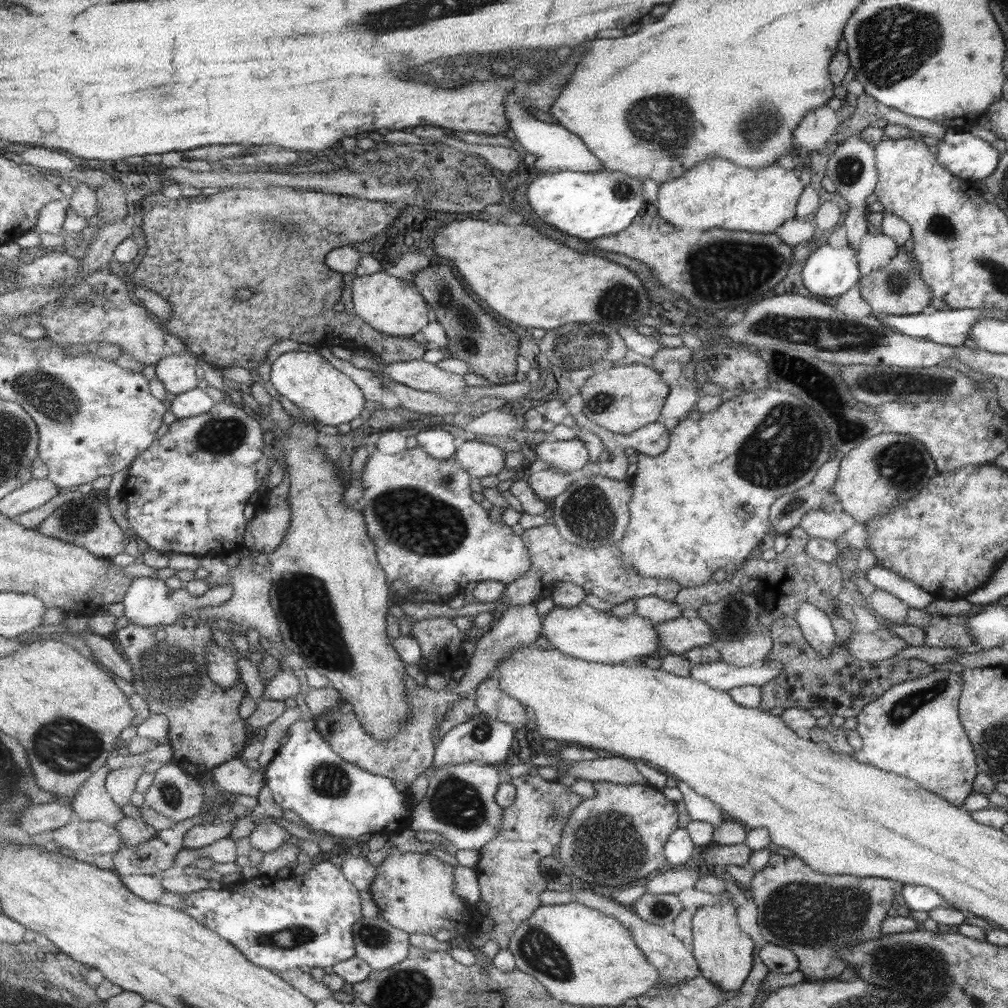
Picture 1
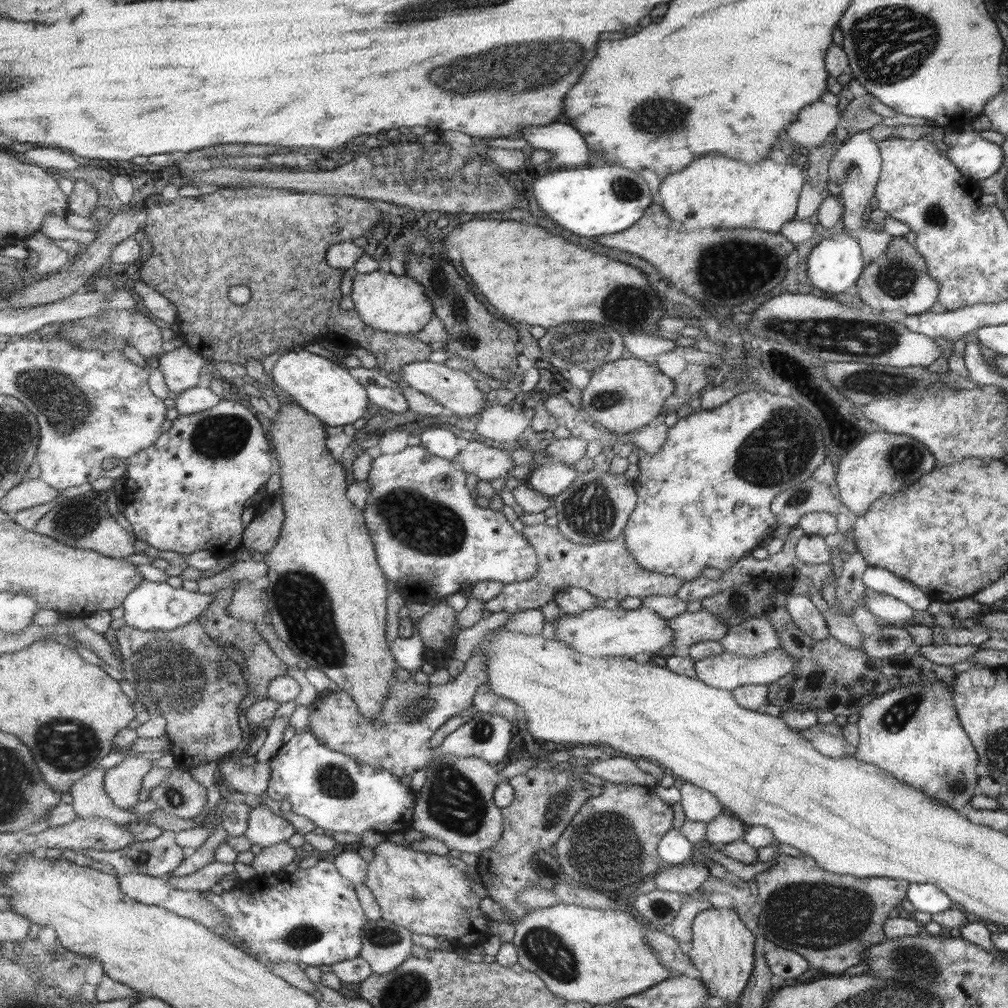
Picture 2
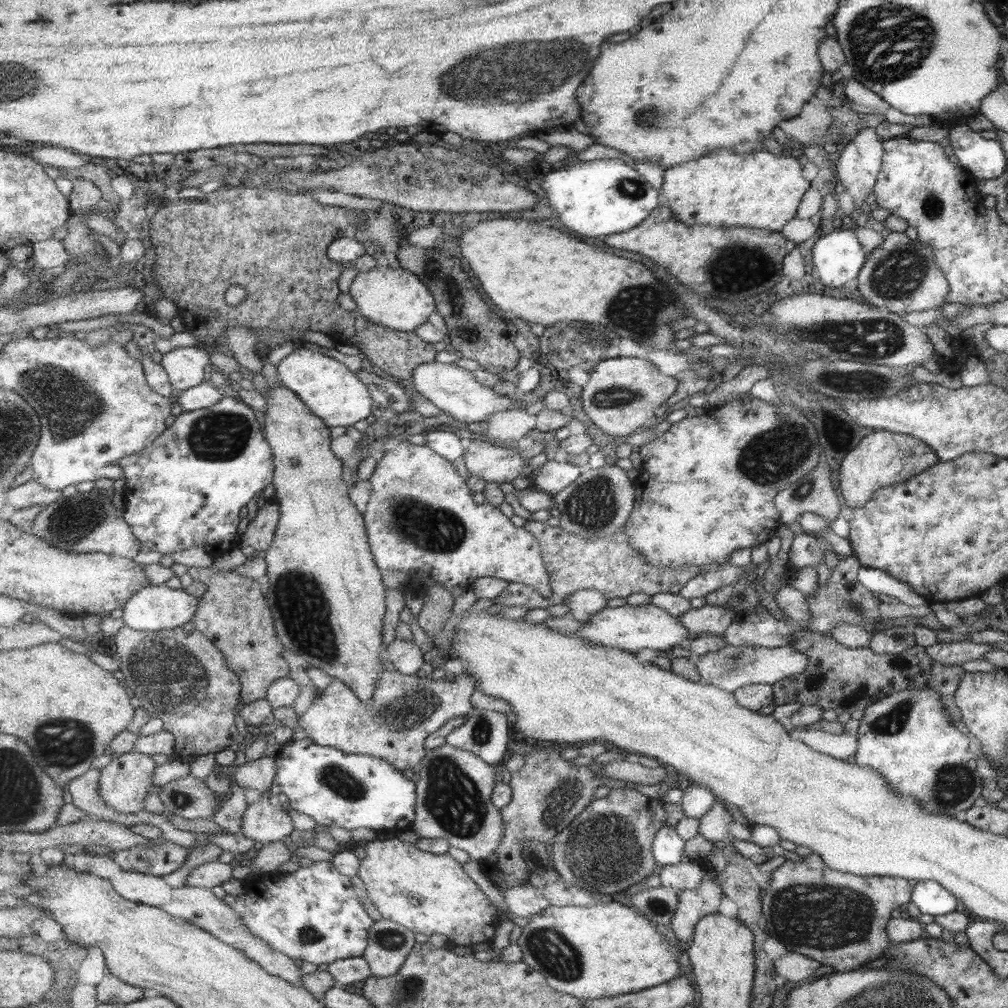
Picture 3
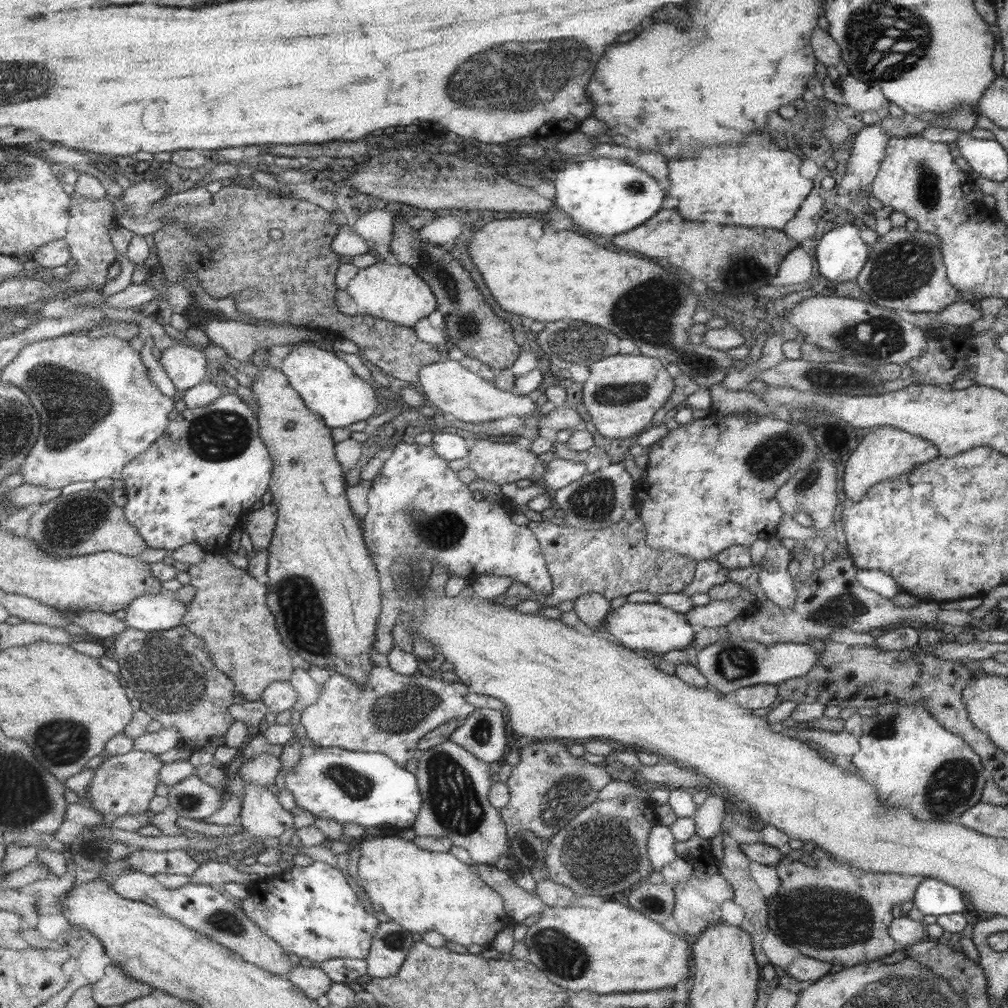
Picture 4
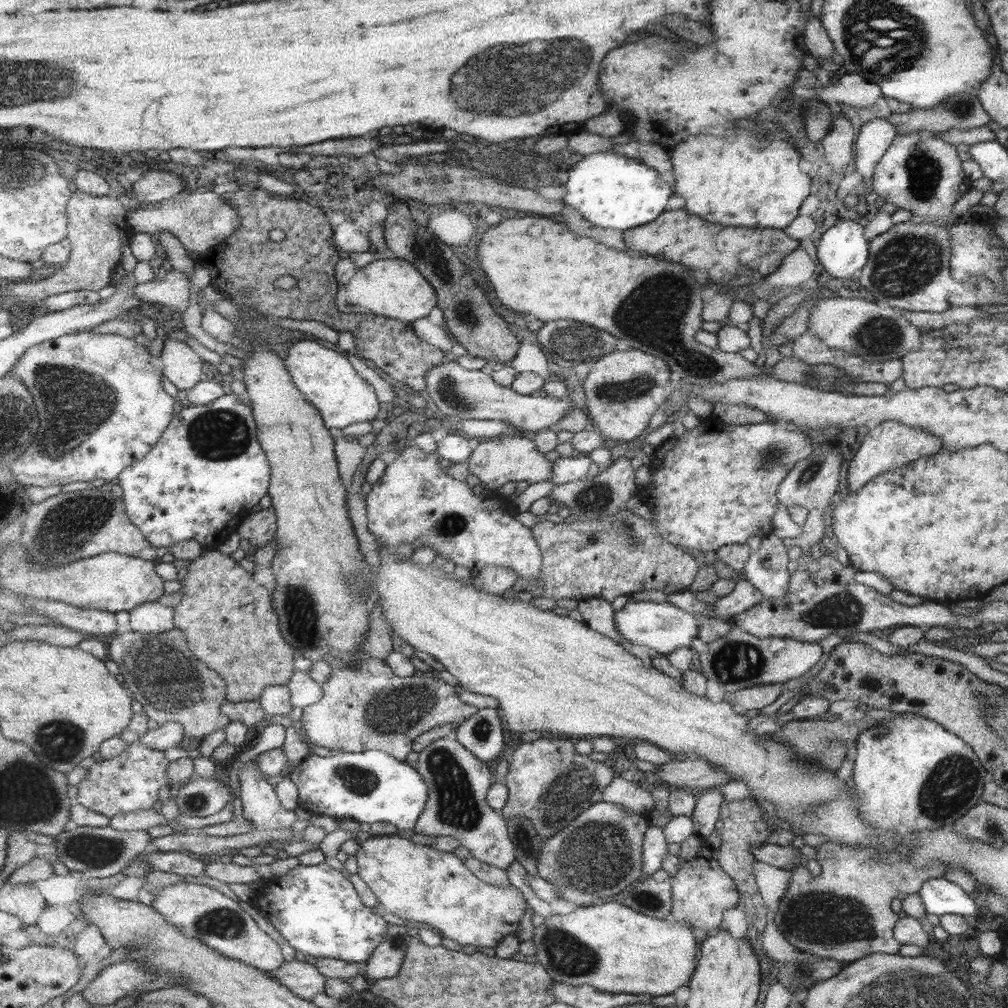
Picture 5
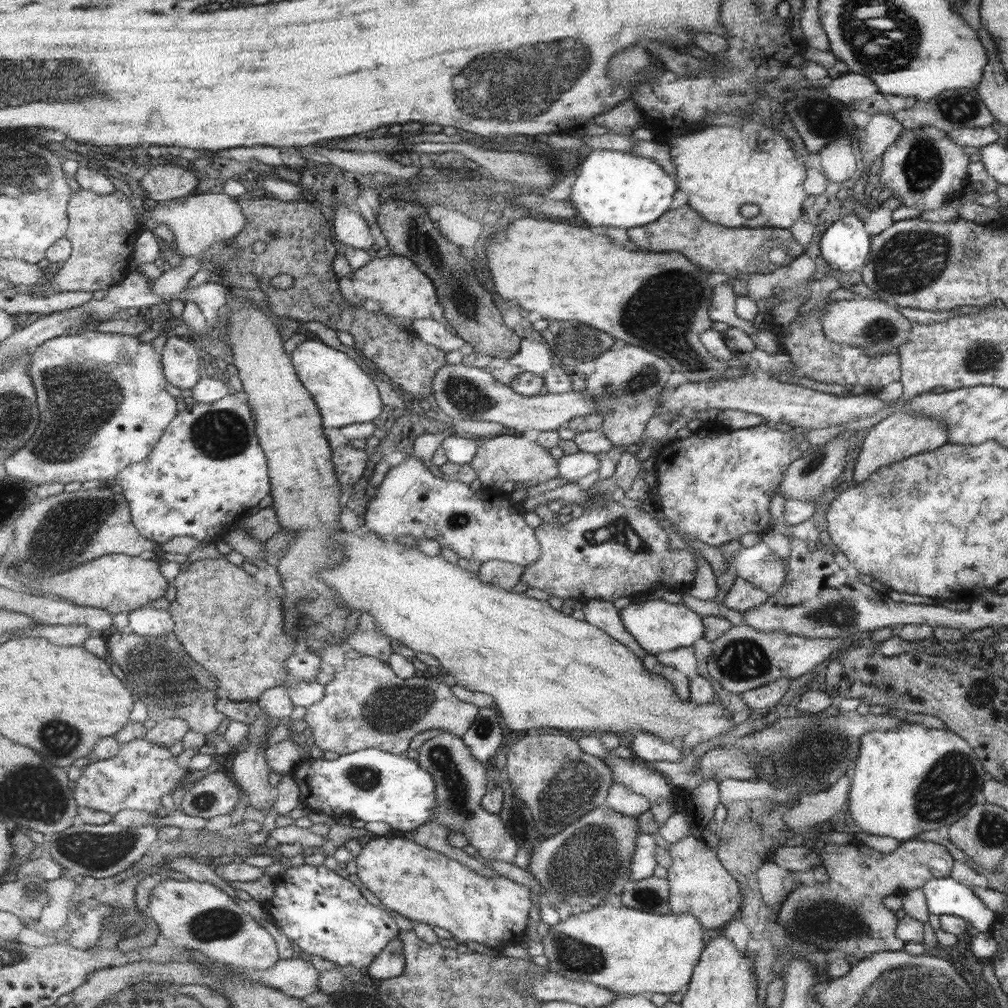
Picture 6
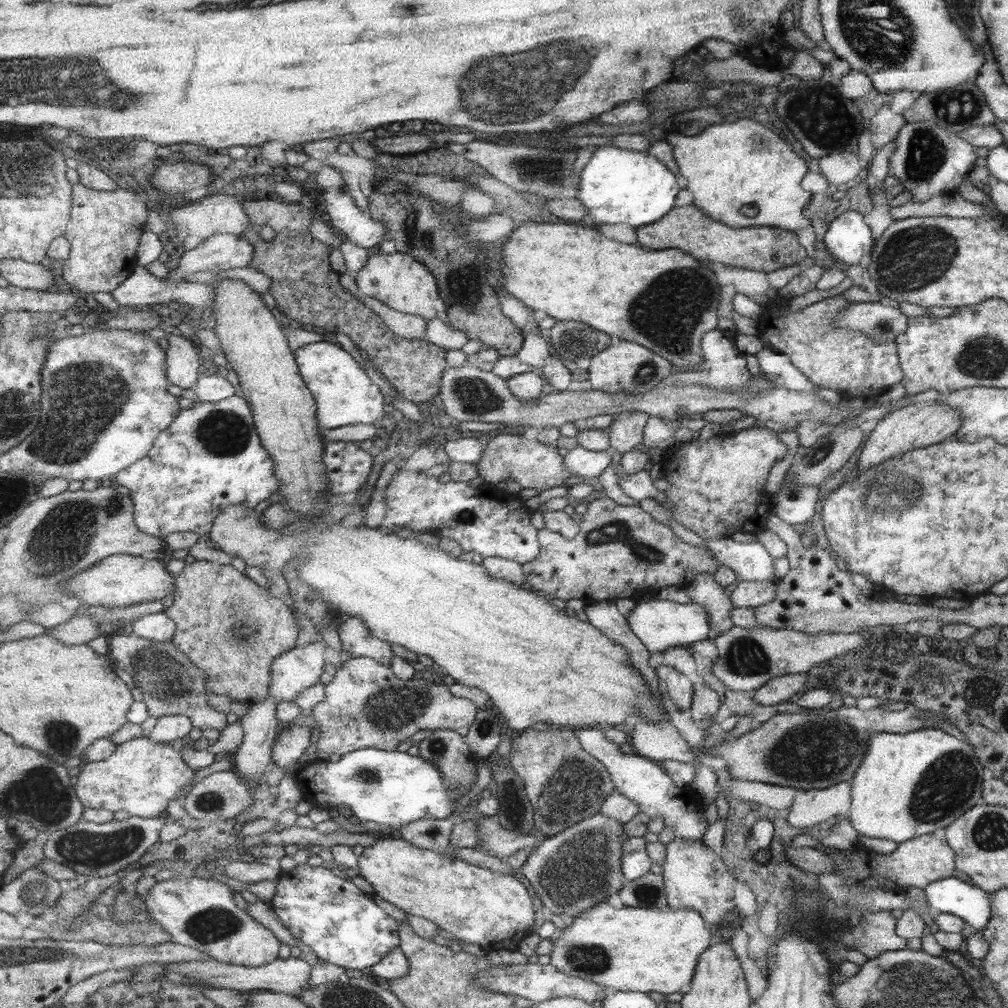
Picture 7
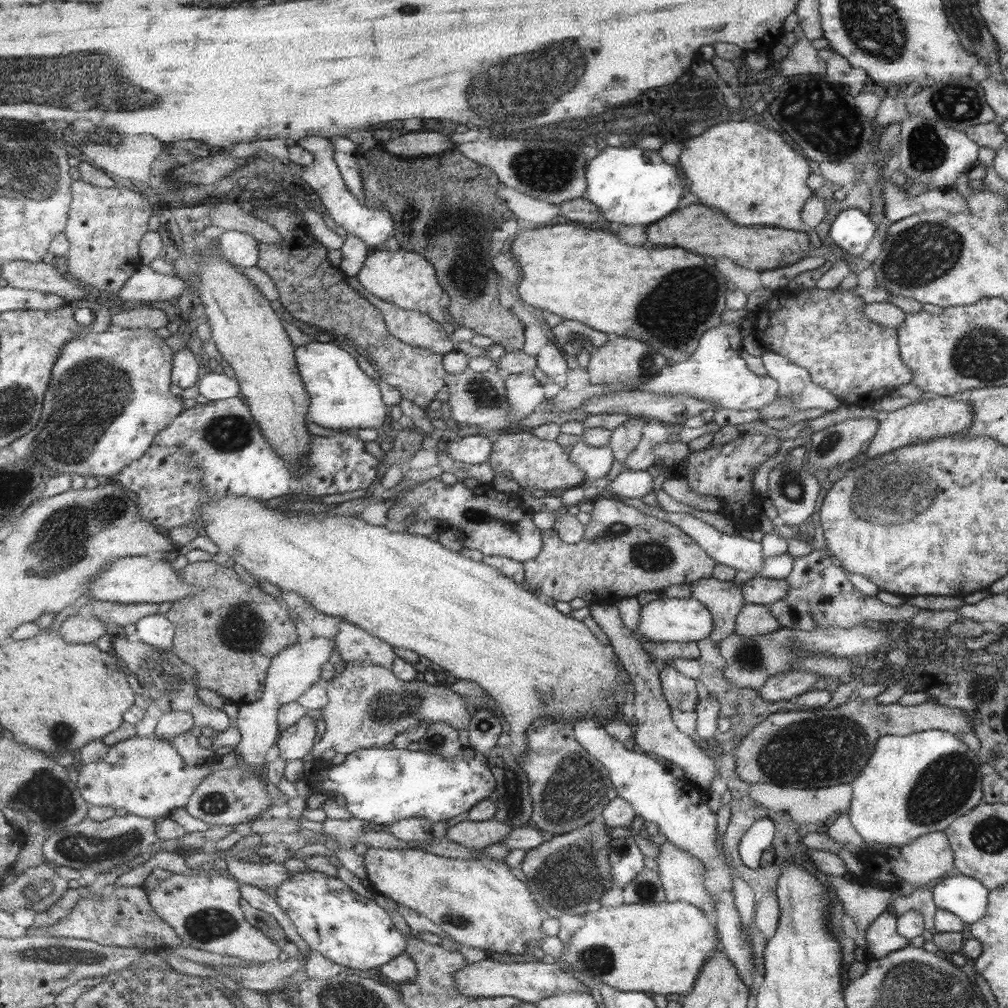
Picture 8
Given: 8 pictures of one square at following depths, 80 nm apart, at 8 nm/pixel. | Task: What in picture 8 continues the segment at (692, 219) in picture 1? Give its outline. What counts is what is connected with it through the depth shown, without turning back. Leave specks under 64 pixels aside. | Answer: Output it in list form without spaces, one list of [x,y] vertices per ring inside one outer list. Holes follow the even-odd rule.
[[[745,120],[743,122],[721,122],[717,126],[707,128],[699,136],[683,140],[681,144],[677,165],[689,184],[689,192],[697,197],[699,204],[716,208],[725,215],[727,220],[735,222],[737,227],[765,226],[807,232],[801,220],[801,211],[807,198],[812,195],[811,190],[805,184],[805,179],[809,176],[809,166],[807,166],[807,160],[797,156],[783,142],[779,134],[775,134],[773,130],[765,130],[759,124],[745,122]]]

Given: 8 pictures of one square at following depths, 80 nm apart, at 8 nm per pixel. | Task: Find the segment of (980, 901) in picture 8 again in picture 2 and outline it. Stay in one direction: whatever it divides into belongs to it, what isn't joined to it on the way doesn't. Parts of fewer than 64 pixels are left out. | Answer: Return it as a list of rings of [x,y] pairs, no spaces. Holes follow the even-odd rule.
[[[927,882],[925,884],[910,883],[907,885],[907,900],[917,912],[937,914],[951,906],[950,898],[939,887]]]

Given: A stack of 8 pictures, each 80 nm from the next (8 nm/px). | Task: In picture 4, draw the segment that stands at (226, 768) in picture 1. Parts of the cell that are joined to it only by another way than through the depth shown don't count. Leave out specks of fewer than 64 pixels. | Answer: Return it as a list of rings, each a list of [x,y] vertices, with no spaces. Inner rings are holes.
[[[261,753],[251,758],[239,768],[239,774],[245,784],[267,786],[273,784],[281,772],[281,760],[269,753]]]

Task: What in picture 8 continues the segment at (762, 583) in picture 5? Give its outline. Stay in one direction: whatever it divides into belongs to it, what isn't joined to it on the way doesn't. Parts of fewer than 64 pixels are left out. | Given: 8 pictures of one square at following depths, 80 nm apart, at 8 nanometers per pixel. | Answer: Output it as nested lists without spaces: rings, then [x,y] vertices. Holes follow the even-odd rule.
[[[647,508],[647,510],[653,510],[655,518],[665,519],[667,522],[674,523],[674,525],[679,527],[685,534],[694,539],[711,558],[714,558],[716,563],[733,567],[736,572],[759,573],[759,571],[761,571],[764,556],[761,553],[761,545],[759,542],[745,539],[741,537],[738,532],[734,535],[721,533],[711,525],[703,522],[698,515],[694,516],[681,512],[666,512],[660,508]]]

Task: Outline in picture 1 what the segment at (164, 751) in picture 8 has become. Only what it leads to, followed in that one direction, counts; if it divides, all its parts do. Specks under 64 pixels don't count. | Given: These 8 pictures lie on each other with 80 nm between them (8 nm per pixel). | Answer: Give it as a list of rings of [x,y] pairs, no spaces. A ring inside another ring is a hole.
[[[125,765],[120,769],[113,769],[106,780],[106,787],[114,801],[121,807],[130,804],[139,777],[143,774],[143,767]]]

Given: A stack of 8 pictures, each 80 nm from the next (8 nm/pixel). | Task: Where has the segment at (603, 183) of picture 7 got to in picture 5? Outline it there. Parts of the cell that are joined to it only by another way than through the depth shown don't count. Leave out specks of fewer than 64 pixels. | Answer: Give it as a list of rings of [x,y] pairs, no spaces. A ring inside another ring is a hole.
[[[609,151],[589,154],[576,164],[571,164],[569,174],[562,178],[562,185],[564,186],[564,192],[561,201],[565,206],[575,208],[581,218],[587,220],[591,226],[611,228],[611,230],[621,232],[635,229],[653,221],[658,214],[664,211],[665,202],[671,194],[671,188],[663,180],[659,180],[657,174],[651,168],[639,164],[636,160]]]

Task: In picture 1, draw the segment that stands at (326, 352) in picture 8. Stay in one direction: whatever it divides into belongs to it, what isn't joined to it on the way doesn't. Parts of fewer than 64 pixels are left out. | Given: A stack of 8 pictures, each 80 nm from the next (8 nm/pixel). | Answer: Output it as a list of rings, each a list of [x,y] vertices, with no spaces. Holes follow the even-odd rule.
[[[293,351],[282,354],[272,364],[271,383],[285,399],[294,402],[299,408],[302,408],[327,426],[347,424],[347,422],[355,420],[357,416],[361,416],[361,412],[365,410],[365,407],[370,406],[364,392],[354,380],[343,374],[343,371],[337,370],[322,354],[317,352]]]

